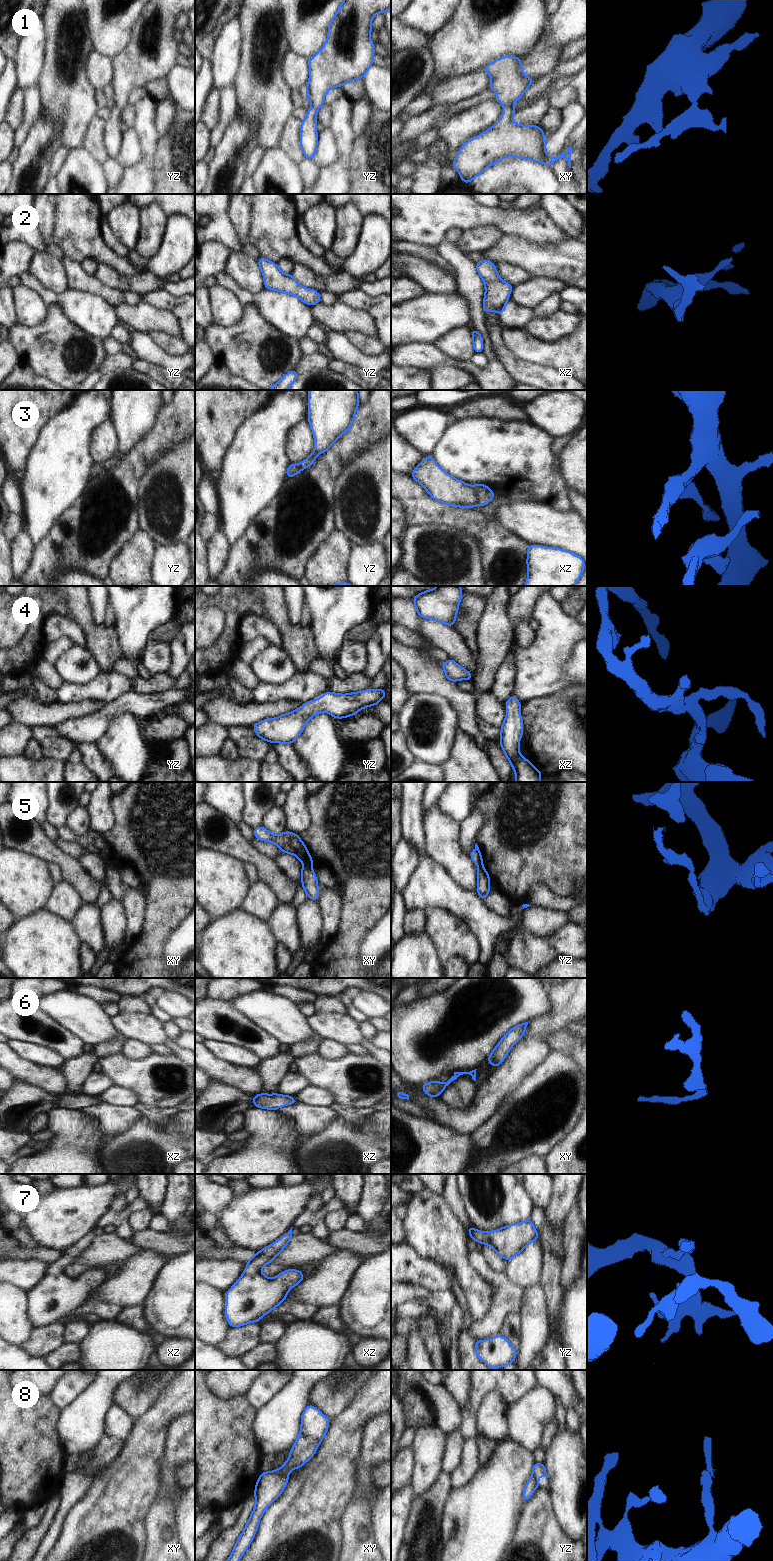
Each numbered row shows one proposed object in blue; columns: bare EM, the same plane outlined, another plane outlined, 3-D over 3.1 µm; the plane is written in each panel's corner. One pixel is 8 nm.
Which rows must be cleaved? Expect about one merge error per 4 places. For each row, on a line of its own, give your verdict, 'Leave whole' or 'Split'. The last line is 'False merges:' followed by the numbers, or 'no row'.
1: Leave whole
2: Leave whole
3: Split
4: Leave whole
5: Split
6: Leave whole
7: Leave whole
8: Split
False merges: 3, 5, 8.

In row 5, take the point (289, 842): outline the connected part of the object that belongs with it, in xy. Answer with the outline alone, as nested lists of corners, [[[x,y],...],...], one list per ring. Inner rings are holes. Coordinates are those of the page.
[[[260,826],[253,829],[253,834],[260,841],[268,841],[277,845],[282,853],[289,853],[296,856],[303,865],[313,864],[313,859],[309,855],[306,845],[296,833],[284,831],[274,836],[269,830]]]

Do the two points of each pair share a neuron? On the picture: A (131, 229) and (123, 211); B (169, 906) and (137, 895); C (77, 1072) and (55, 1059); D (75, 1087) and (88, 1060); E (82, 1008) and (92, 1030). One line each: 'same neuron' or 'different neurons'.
A: same neuron
B: different neurons
C: different neurons
D: same neuron
E: same neuron

